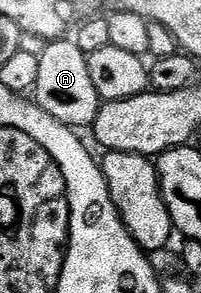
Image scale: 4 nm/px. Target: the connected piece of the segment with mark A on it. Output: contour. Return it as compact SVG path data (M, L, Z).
M73 39L52 40L45 47L45 51L39 56L41 71L37 71L37 83L33 90L33 100L36 105L43 108L53 119L57 119L63 125L80 127L79 125L94 126L95 116L99 113L101 104L97 95L97 87L93 87L93 78L89 75L89 63L87 54L81 51L81 47Z

